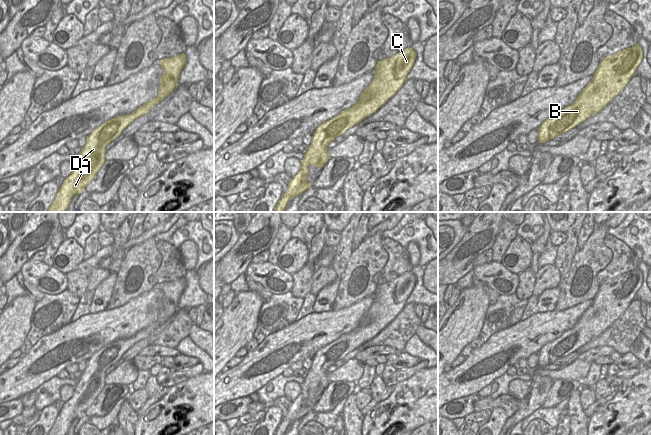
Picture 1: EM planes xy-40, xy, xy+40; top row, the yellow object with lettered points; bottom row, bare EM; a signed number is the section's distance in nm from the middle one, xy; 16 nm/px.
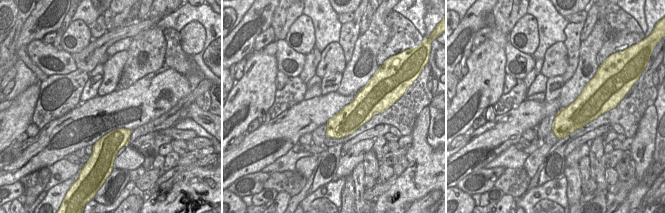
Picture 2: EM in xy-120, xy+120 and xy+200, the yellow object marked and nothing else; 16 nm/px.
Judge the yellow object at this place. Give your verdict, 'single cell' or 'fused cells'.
single cell

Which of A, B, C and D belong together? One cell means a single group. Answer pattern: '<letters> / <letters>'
A B C D

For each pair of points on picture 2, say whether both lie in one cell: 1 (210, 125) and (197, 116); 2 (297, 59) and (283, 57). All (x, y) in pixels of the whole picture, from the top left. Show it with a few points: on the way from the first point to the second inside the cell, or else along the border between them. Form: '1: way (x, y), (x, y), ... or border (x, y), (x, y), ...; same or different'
1: way (207, 124), (200, 119); same
2: way (294, 58), (286, 57); same

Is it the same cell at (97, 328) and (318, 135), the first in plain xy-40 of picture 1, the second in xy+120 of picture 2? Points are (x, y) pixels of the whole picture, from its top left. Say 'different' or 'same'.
different

